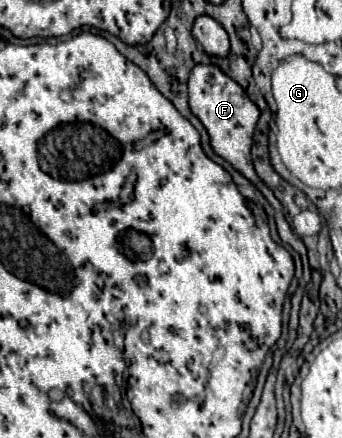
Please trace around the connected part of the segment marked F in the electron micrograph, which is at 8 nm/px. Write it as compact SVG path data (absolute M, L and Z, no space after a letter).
M196 64L196 68L192 68L190 78L188 78L188 94L190 94L190 110L194 116L198 116L198 120L204 124L204 128L210 134L210 144L214 148L214 152L218 156L222 156L226 162L230 162L238 172L242 172L264 196L266 200L272 204L272 208L276 210L276 226L278 226L278 234L280 238L290 244L300 256L302 262L308 266L308 256L306 256L306 246L304 242L292 232L290 224L284 218L284 210L282 204L276 200L276 196L272 194L272 190L258 178L252 160L250 160L250 148L252 148L252 134L256 128L256 122L260 118L260 110L258 106L246 96L244 88L234 82L228 74L224 74L216 64Z

